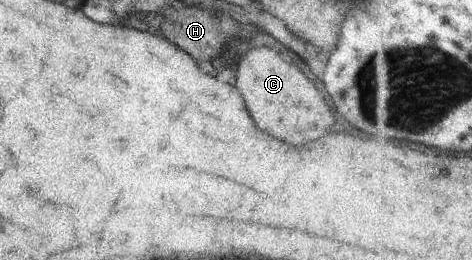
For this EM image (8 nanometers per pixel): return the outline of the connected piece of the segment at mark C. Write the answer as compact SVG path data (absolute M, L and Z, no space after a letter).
M249 49L237 65L235 79L235 87L243 95L247 111L255 125L265 133L277 137L279 141L299 147L327 133L327 129L335 121L325 99L317 93L313 83L309 83L295 65L281 61L279 55L271 49Z

